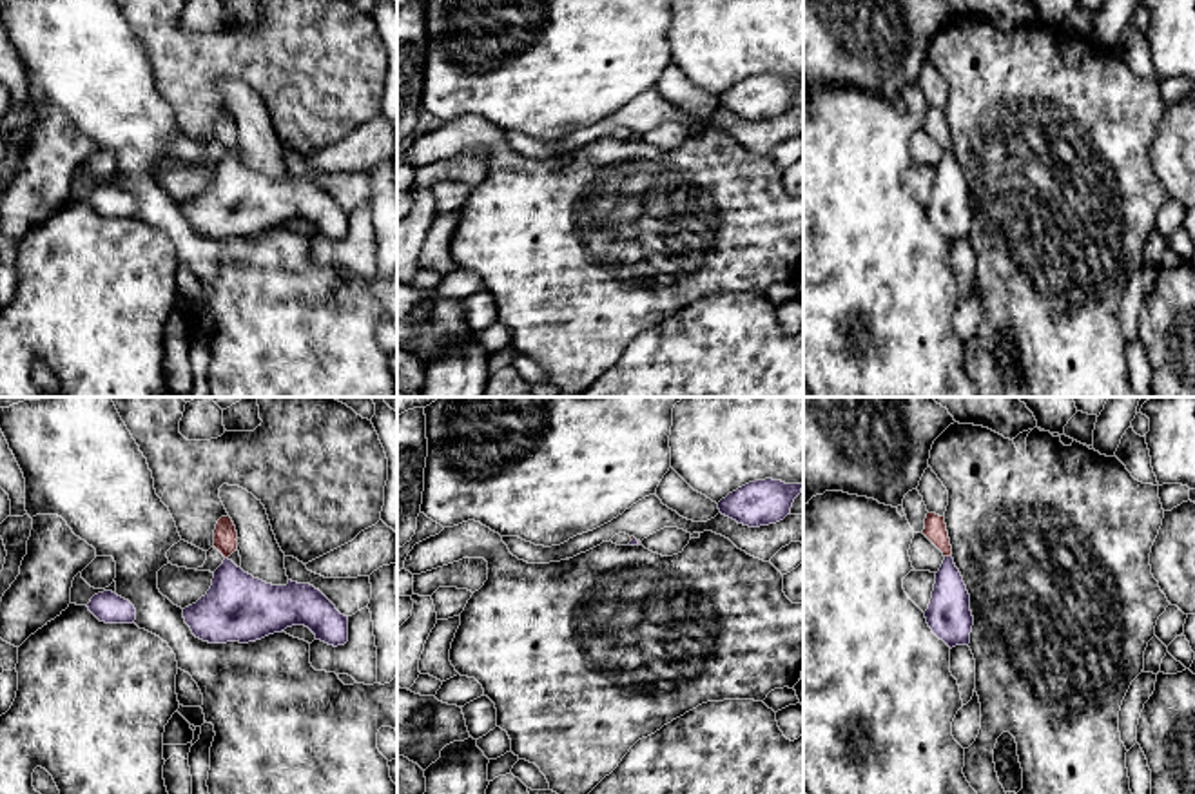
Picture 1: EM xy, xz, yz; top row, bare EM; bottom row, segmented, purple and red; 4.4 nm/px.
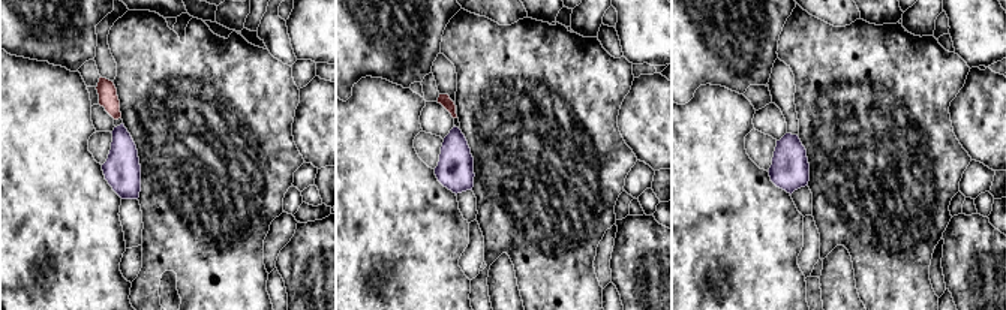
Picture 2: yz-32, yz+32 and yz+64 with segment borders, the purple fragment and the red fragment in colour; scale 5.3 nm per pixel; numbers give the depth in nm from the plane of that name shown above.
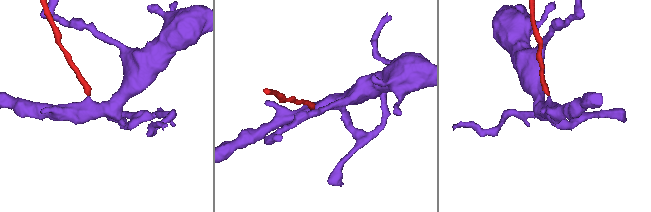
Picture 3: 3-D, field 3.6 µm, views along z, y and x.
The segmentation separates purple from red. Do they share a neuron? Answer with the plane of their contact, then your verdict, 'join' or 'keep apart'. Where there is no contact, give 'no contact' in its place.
yz | join

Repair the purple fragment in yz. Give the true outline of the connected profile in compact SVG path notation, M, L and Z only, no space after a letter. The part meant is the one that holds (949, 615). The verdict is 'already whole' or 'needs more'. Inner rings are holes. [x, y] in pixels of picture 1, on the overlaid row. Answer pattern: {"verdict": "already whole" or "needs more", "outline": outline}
{"verdict": "needs more", "outline": "M927 513L923 535L943 553L925 618L932 633L950 649L968 645L974 625L970 595L952 558L945 517Z"}

